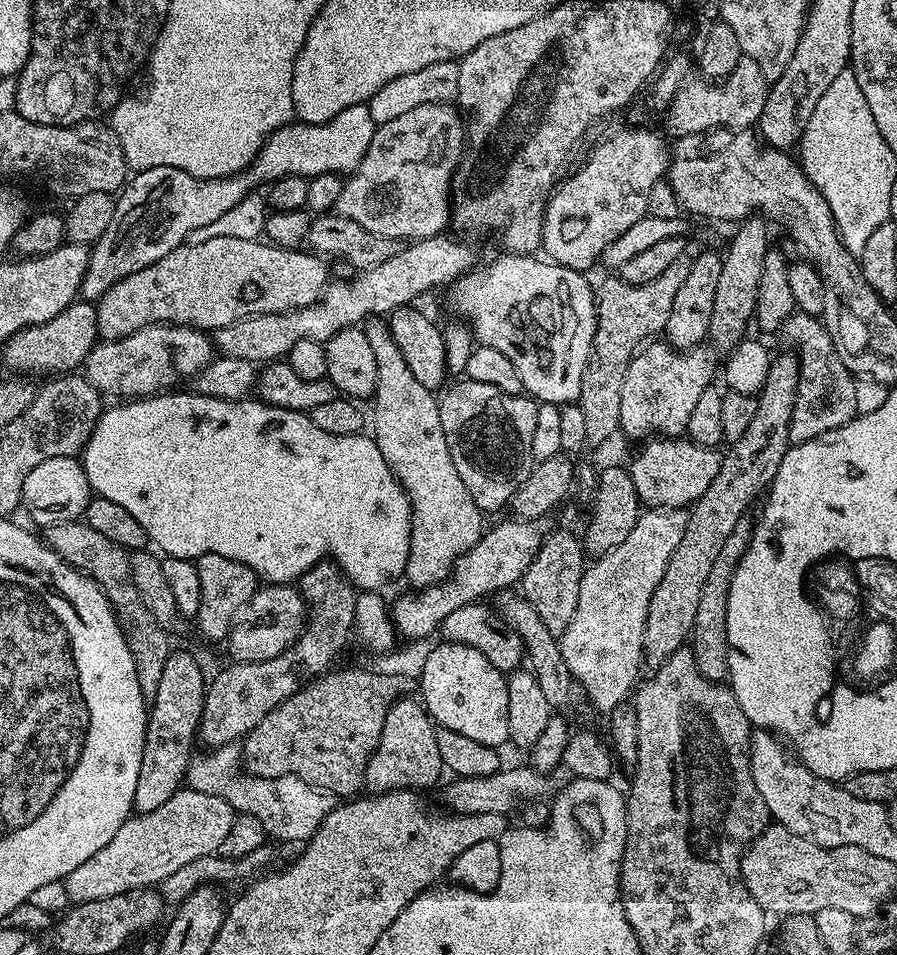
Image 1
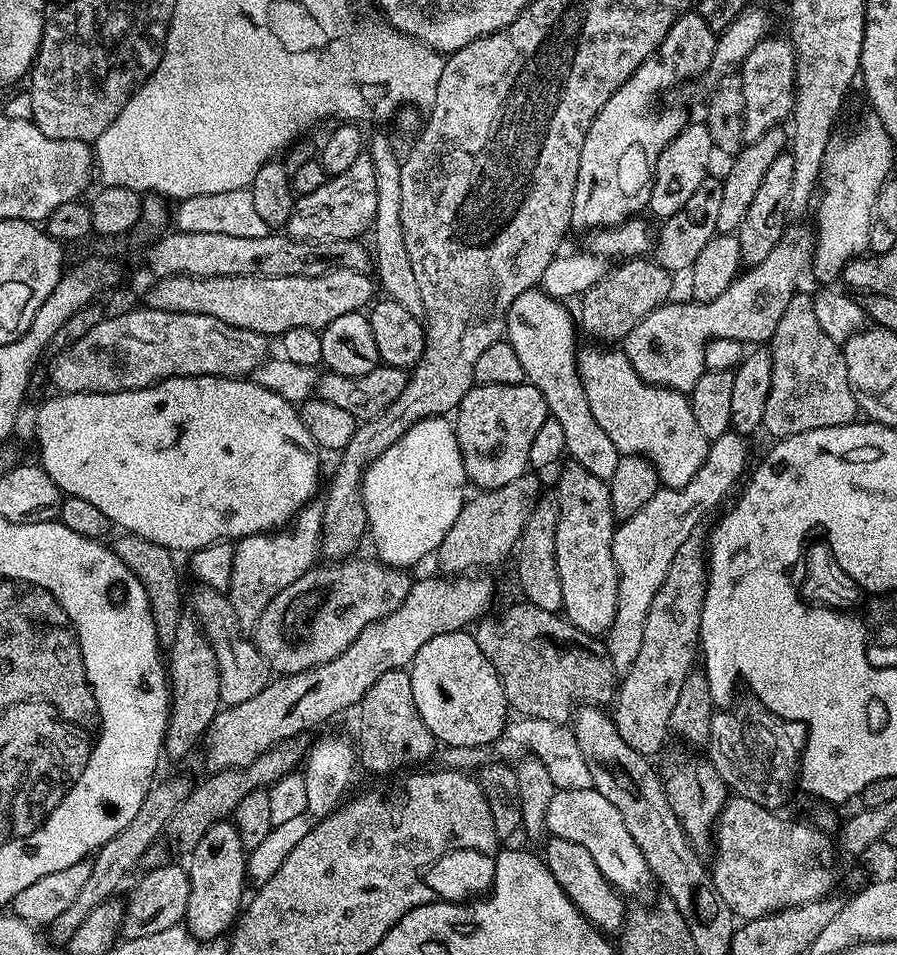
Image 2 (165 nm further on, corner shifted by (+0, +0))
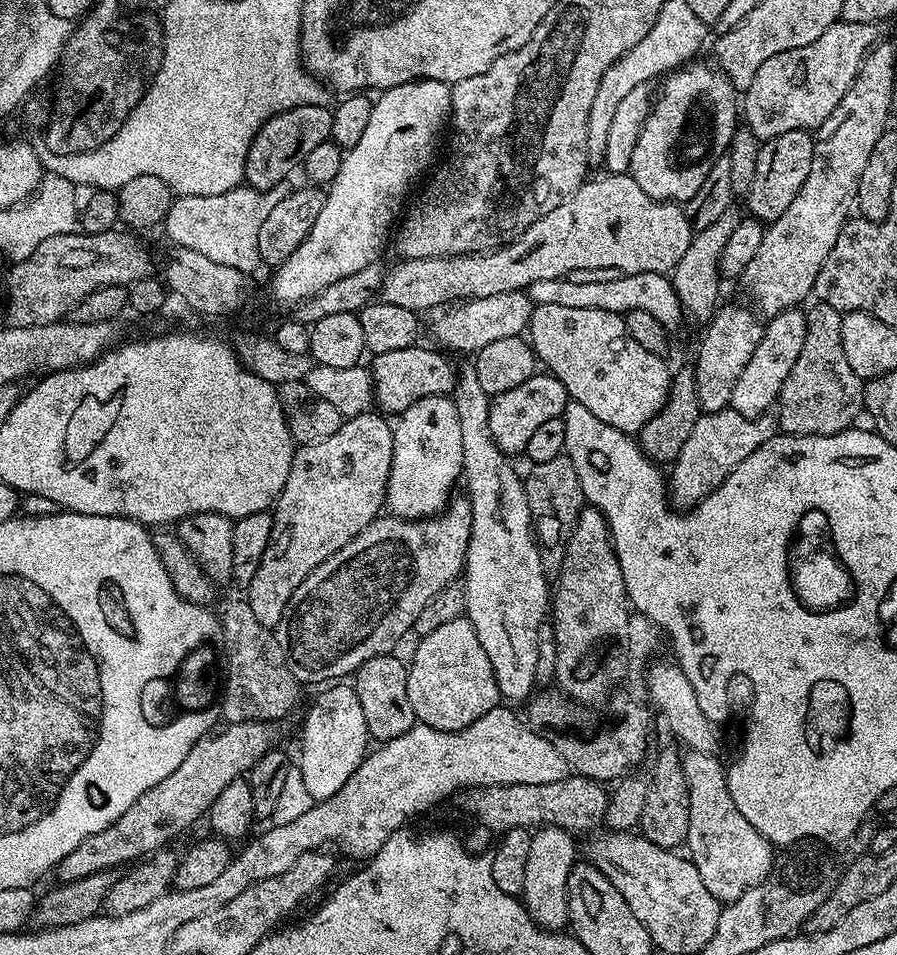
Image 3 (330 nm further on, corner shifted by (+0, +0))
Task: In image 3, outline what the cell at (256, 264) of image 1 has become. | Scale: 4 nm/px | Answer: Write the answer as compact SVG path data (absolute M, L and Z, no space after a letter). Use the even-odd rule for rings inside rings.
M603 174L597 180L585 179L579 188L562 206L554 206L534 226L530 226L518 238L501 248L471 256L439 256L421 260L401 259L400 264L389 267L384 273L382 298L390 306L406 306L406 310L424 314L427 308L436 308L439 304L451 305L453 302L465 302L487 298L503 291L527 290L532 283L546 279L567 277L574 270L597 270L613 267L621 274L642 274L643 272L671 273L682 262L686 246L690 246L694 235L692 223L688 221L687 211L679 203L655 200L634 182L630 174Z

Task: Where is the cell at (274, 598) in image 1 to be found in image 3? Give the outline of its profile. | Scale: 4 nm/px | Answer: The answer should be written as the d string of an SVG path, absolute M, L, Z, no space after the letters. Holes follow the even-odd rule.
M453 499L443 512L437 512L435 516L429 516L427 520L403 520L402 517L391 514L377 516L375 520L370 522L370 526L366 526L366 530L362 530L354 539L346 542L346 546L342 546L342 550L338 550L333 556L326 558L326 562L322 562L322 566L315 568L306 578L306 582L302 582L302 586L298 586L298 590L294 590L294 594L284 611L284 619L282 621L282 633L284 632L284 636L282 635L282 644L286 649L284 657L288 663L288 668L294 674L294 678L300 681L301 685L318 684L317 686L320 686L325 682L336 682L341 678L351 677L356 669L361 668L370 658L391 653L395 649L392 647L404 635L409 635L413 631L415 619L418 618L418 614L421 614L424 607L440 591L449 585L455 585L461 579L467 562L472 506L467 499L455 500Z

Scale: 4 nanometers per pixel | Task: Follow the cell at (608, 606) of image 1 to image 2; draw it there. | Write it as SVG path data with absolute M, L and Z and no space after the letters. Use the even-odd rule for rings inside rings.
M729 430L722 434L722 438L711 441L706 462L702 462L702 468L698 474L694 474L694 478L690 478L690 482L686 482L686 486L661 486L654 498L650 498L650 502L646 502L646 506L634 514L634 518L617 523L612 534L612 553L620 570L618 606L614 622L606 633L606 651L617 673L627 672L634 658L638 658L646 614L650 614L650 602L654 602L654 594L658 594L658 586L662 586L662 578L666 578L666 570L670 570L674 554L678 554L678 546L694 535L704 515L714 511L727 498L728 491L737 487L736 479L748 462L748 444L744 440L747 439L741 433Z

